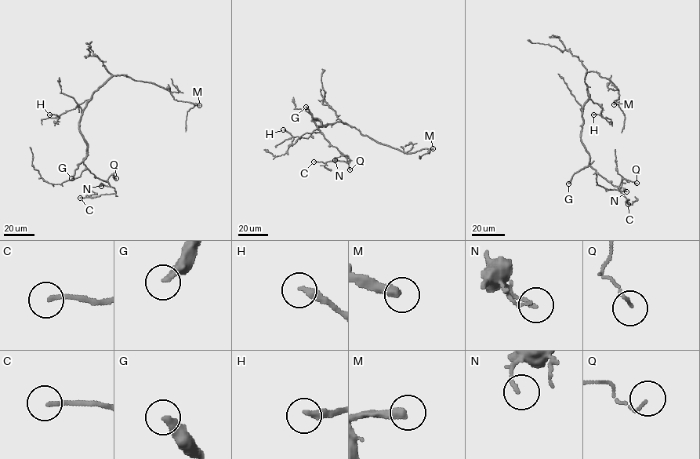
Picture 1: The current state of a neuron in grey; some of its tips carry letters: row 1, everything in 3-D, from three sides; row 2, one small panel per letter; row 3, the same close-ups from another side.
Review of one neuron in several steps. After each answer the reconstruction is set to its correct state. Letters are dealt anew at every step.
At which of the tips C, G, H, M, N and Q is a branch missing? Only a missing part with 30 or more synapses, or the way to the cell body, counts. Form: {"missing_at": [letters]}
{"missing_at": ["G", "H", "M"]}

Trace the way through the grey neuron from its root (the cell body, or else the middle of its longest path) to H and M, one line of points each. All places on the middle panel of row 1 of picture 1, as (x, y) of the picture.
H: (320, 122), (323, 125), (307, 138), (293, 137), (283, 129)
M: (320, 122), (323, 125), (345, 122), (362, 134), (404, 153), (433, 148)

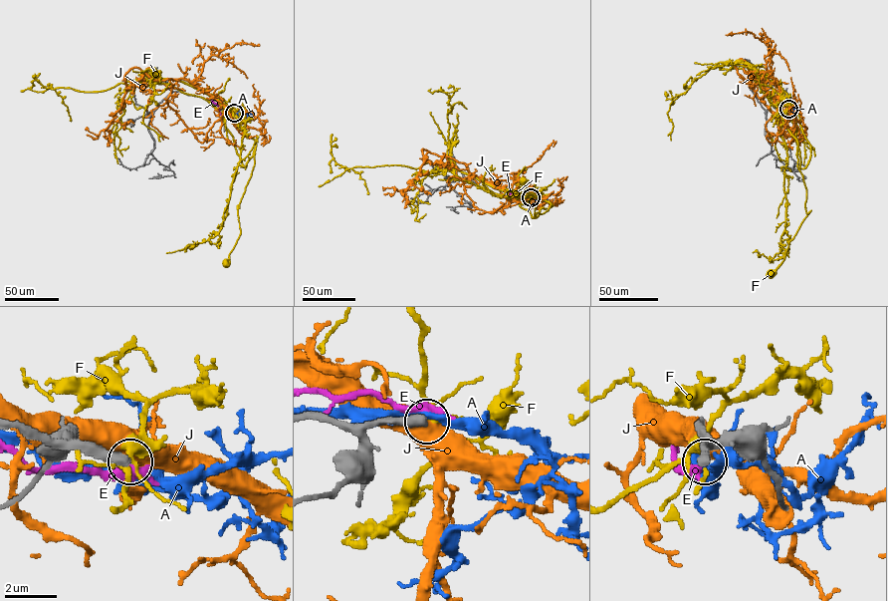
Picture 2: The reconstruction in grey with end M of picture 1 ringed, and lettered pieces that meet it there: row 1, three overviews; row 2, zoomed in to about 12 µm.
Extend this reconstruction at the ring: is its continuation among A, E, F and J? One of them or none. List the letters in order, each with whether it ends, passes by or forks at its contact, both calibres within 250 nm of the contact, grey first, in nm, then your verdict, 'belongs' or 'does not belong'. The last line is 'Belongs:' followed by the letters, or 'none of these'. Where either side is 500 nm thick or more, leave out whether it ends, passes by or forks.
A: it passes by | 440/280 nm | does not belong
E: it forks | 420/320 nm | does not belong
F: it forks | 440/340 nm | does not belong
J: 500/800 nm | does not belong
Belongs: none of these

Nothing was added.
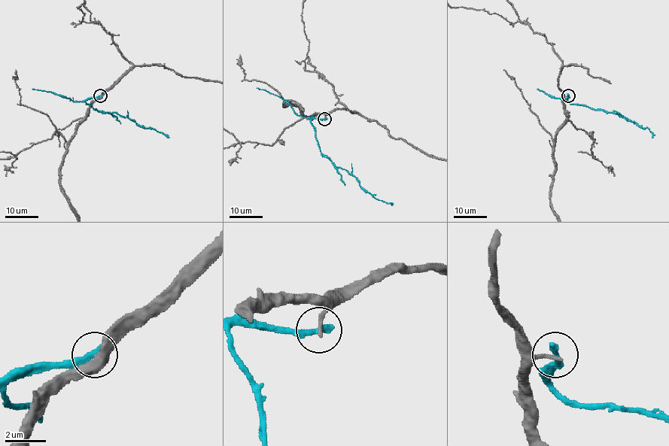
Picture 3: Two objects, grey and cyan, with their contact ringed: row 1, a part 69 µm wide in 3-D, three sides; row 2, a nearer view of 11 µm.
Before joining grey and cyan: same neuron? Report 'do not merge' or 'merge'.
do not merge

